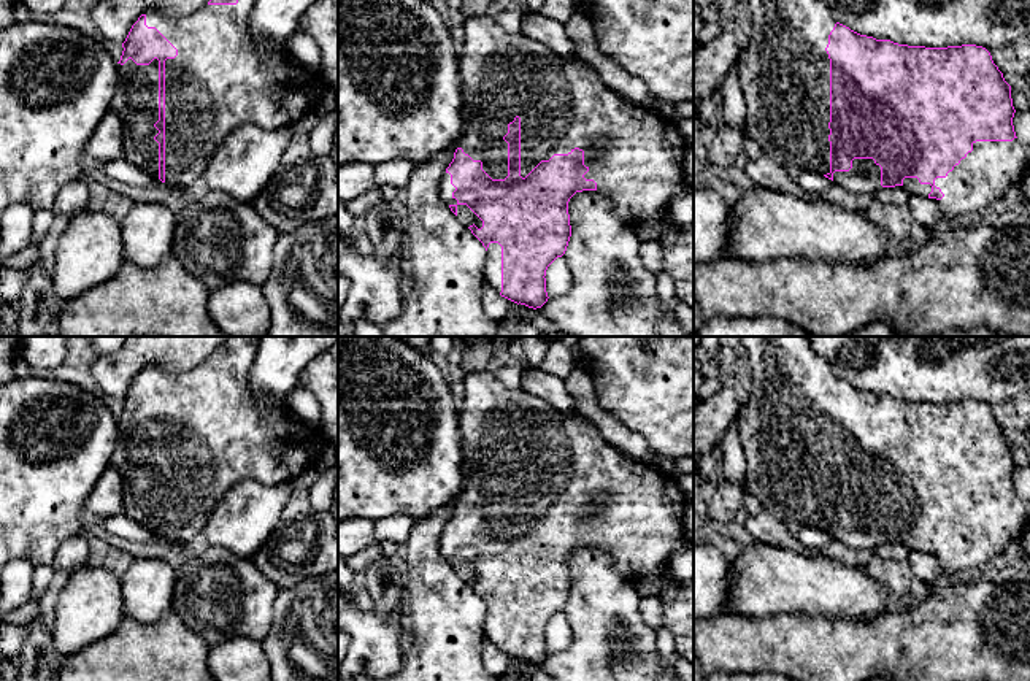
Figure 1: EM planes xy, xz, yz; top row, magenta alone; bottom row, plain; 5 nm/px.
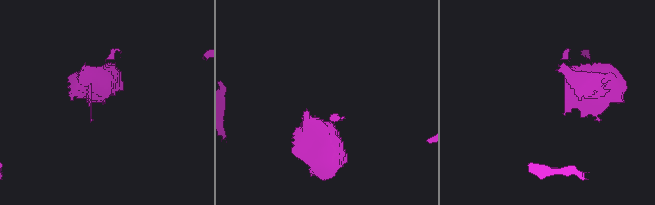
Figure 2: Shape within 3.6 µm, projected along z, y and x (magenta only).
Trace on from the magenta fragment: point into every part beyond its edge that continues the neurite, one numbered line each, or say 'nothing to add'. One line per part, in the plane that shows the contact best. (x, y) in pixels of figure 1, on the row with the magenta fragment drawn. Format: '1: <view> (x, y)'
1: xz (635, 156)

